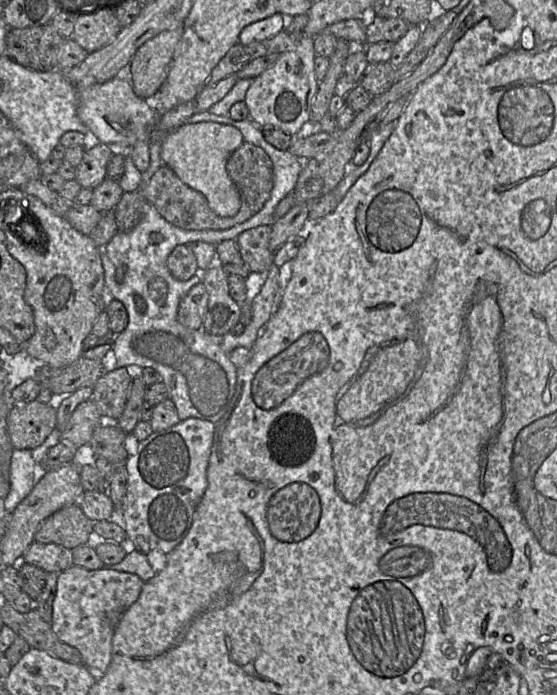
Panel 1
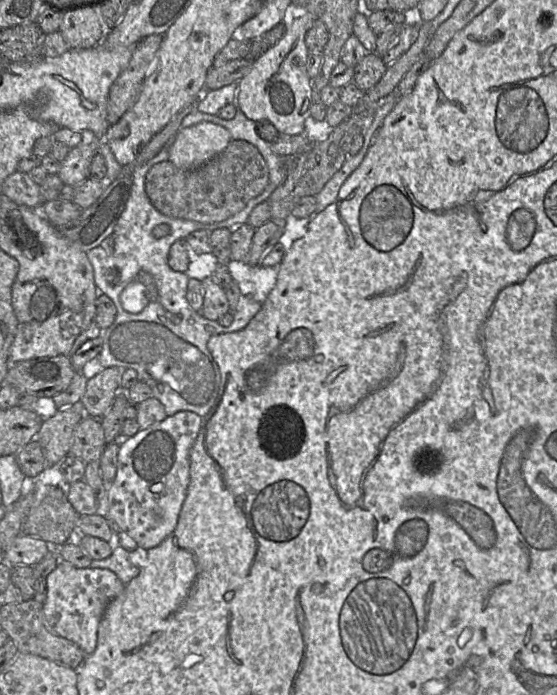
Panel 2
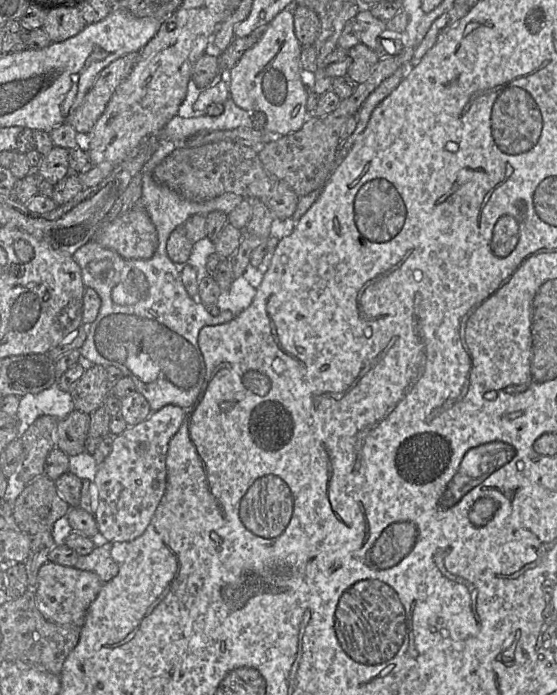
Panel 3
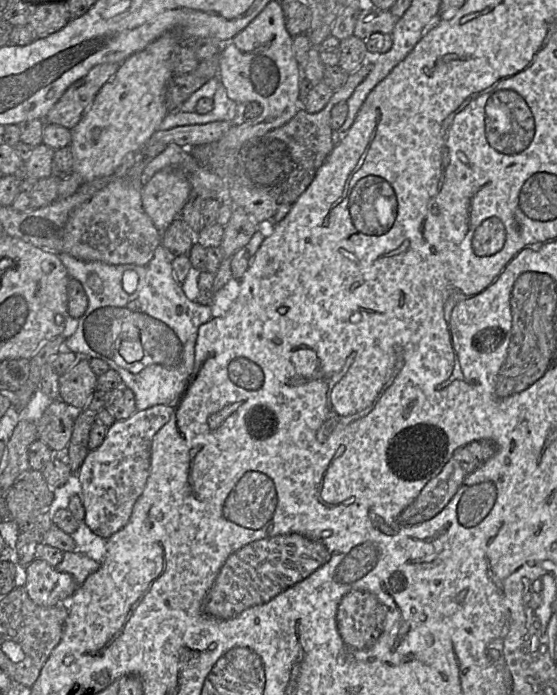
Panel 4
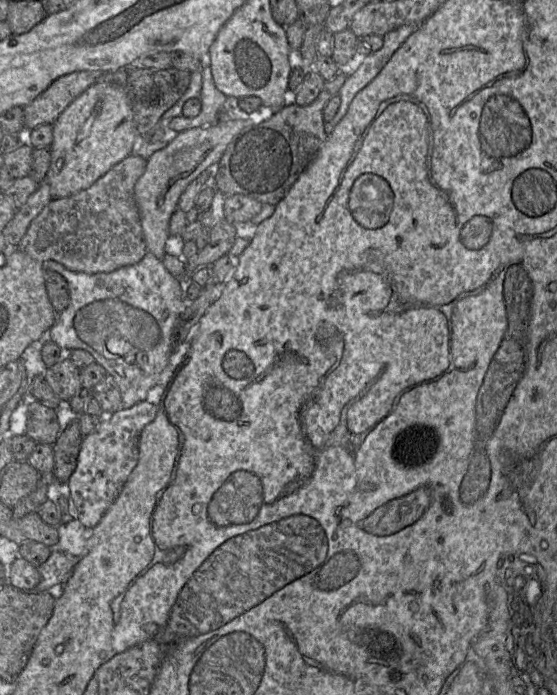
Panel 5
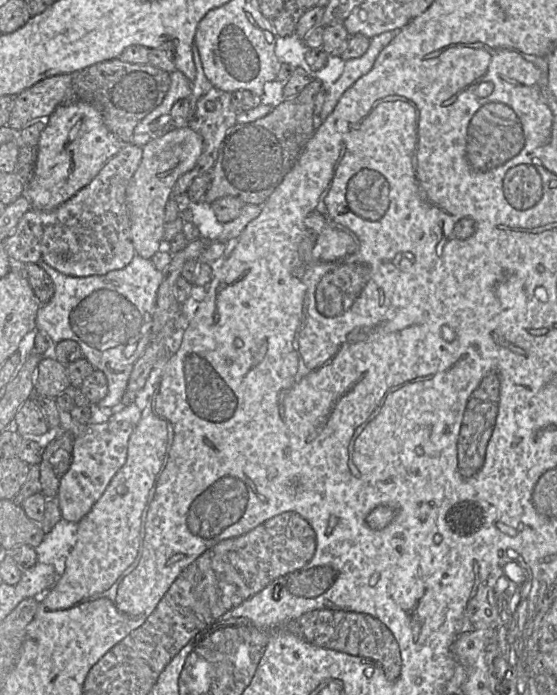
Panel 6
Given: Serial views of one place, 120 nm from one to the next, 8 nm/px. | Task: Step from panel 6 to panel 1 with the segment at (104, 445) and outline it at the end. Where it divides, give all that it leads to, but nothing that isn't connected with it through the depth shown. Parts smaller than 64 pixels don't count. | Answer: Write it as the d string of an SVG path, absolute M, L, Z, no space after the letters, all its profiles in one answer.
M187 418L170 428L154 431L147 439L139 442L136 452L127 459L128 485L120 519L127 538L133 541L137 551L144 554L162 551L168 554L188 534L196 508L208 486L207 468L214 430L214 423L210 421Z

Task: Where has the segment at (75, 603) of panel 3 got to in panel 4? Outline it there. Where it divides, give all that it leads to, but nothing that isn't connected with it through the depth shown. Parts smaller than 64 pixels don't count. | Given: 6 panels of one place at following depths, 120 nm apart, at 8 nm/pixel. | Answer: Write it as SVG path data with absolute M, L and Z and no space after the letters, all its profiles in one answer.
M34 559L24 571L24 588L32 601L40 606L66 605L78 587L70 574L59 572L44 560Z

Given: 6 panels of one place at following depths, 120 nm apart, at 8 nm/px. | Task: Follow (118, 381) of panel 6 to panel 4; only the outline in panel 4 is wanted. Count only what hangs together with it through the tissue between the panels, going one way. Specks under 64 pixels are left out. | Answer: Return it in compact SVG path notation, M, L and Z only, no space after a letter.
M160 244L146 265L111 265L99 261L78 260L67 253L58 254L69 276L83 286L88 305L78 319L73 335L66 338L64 350L101 359L115 370L135 396L137 410L155 405L175 404L186 389L194 369L195 345L201 325L213 318L210 307L191 301L175 279L166 248Z

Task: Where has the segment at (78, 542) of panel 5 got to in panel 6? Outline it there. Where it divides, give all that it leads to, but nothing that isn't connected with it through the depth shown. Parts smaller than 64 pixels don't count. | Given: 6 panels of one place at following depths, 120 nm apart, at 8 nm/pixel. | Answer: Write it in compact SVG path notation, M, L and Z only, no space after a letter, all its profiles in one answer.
M61 519L45 534L42 542L34 549L38 563L50 564L61 577L66 568L66 558L77 541L78 524Z

